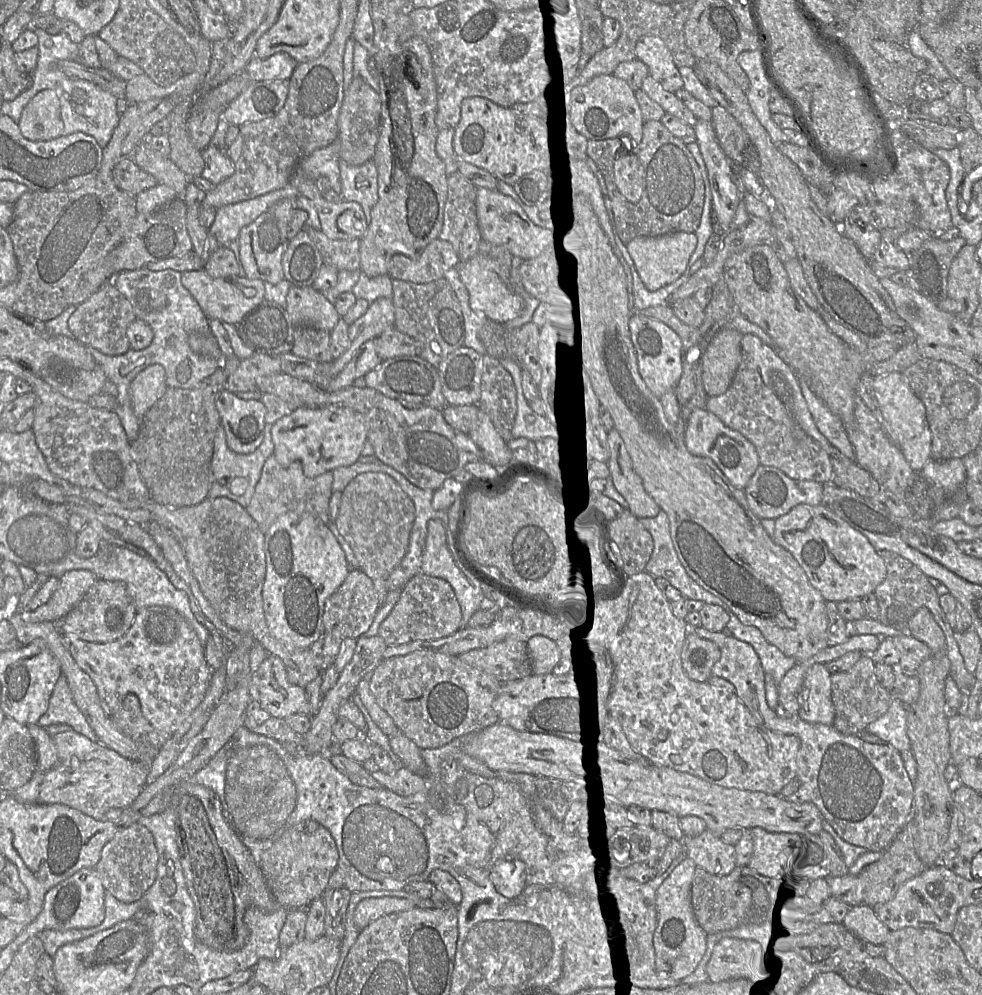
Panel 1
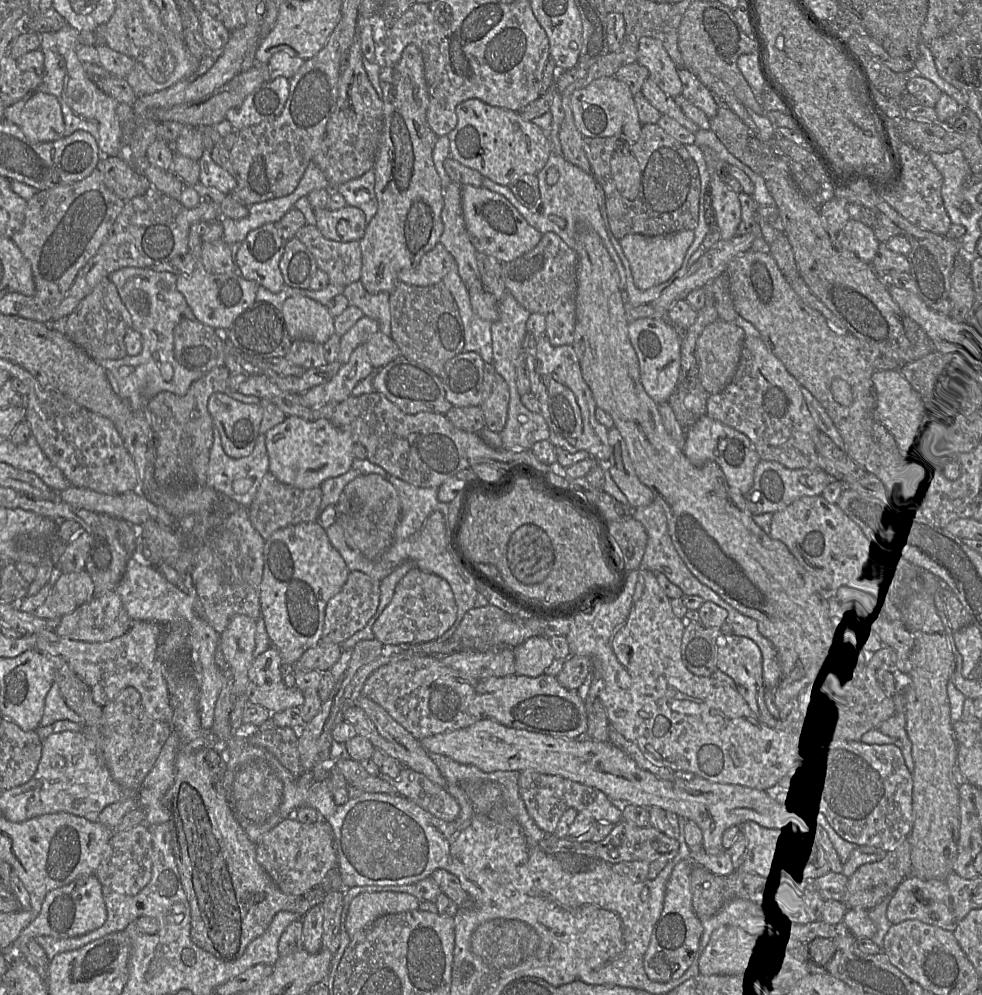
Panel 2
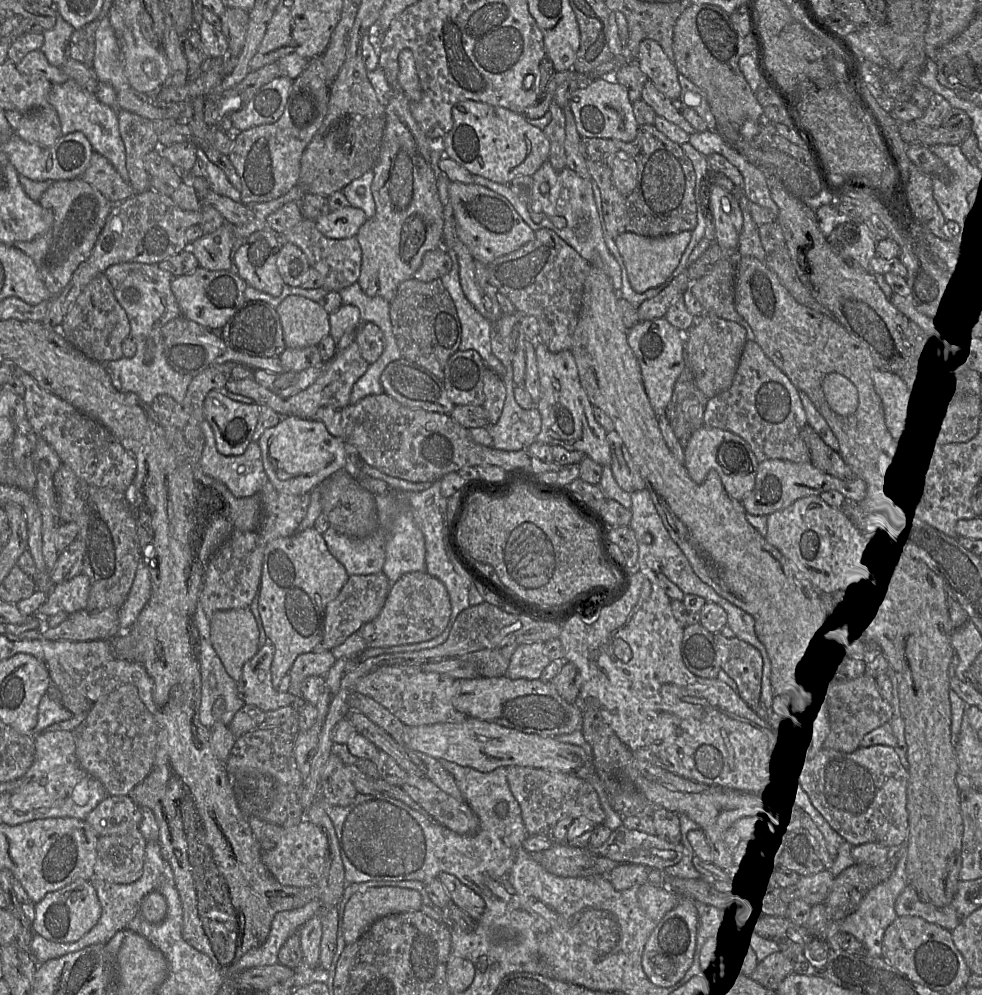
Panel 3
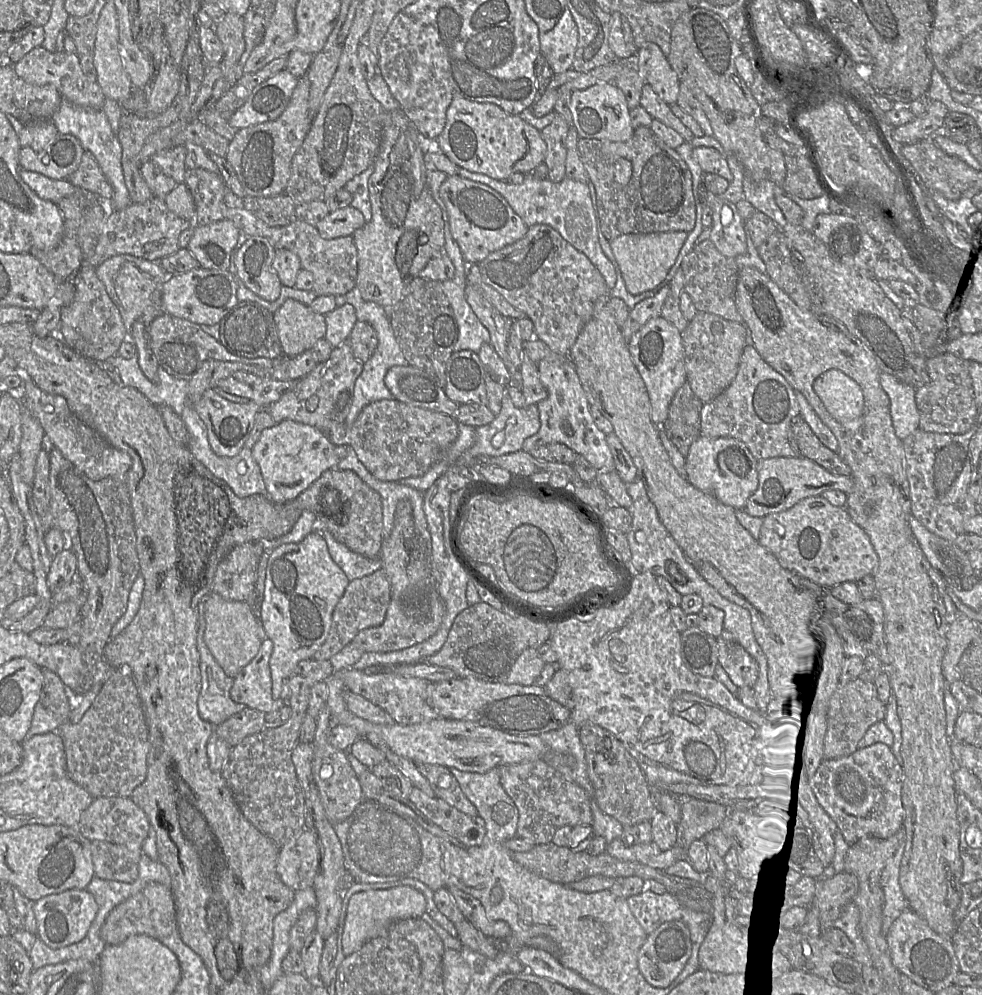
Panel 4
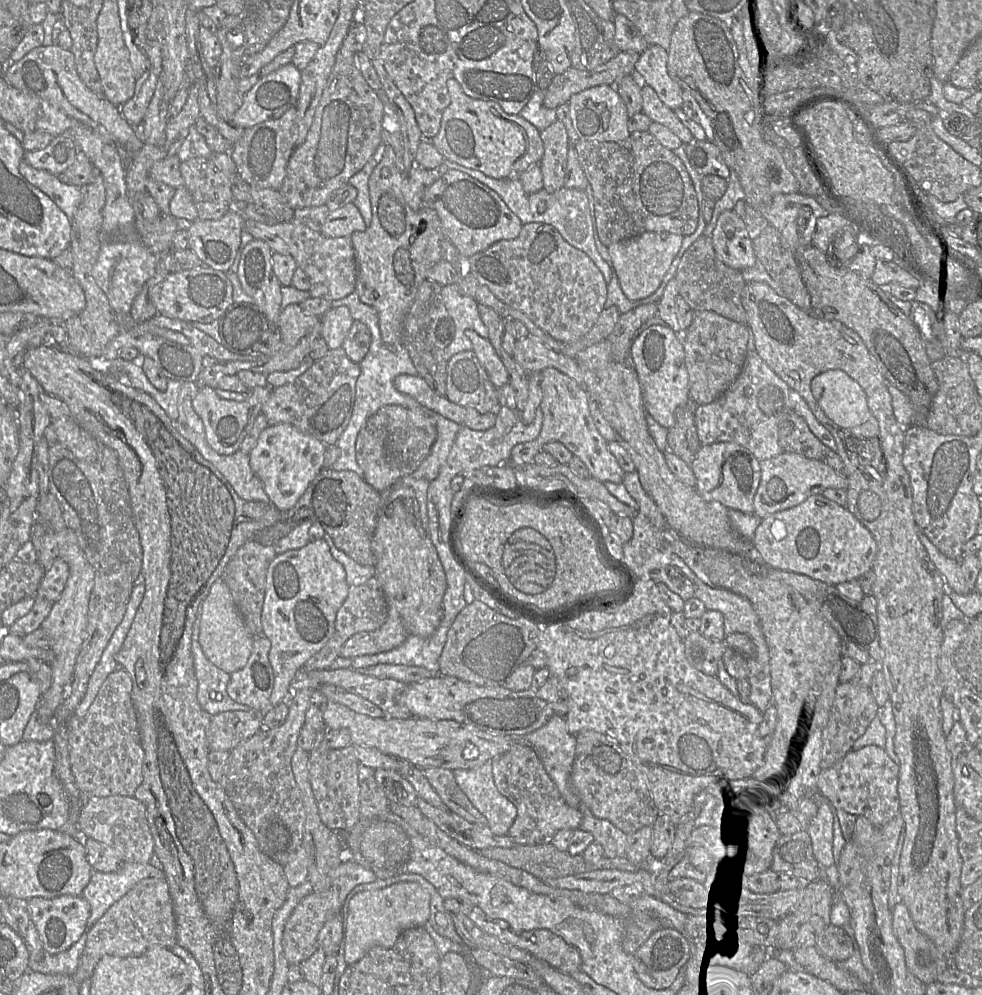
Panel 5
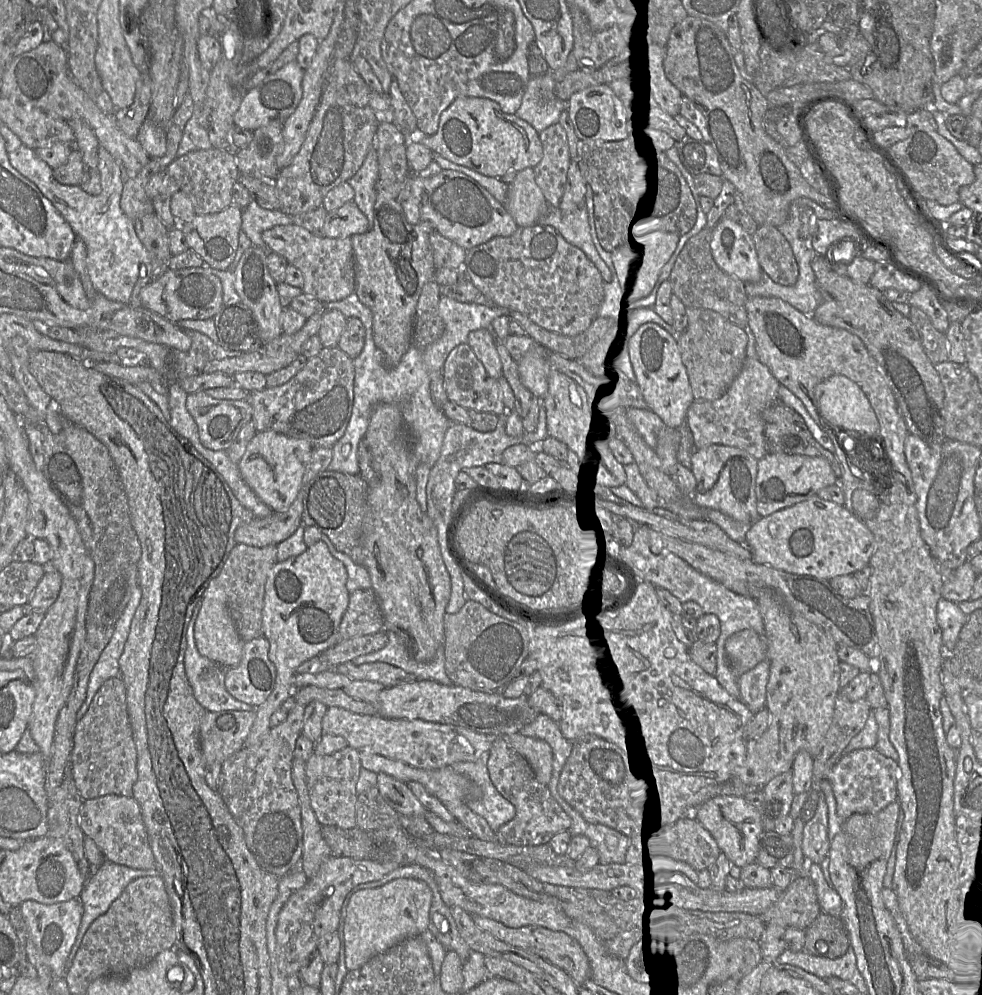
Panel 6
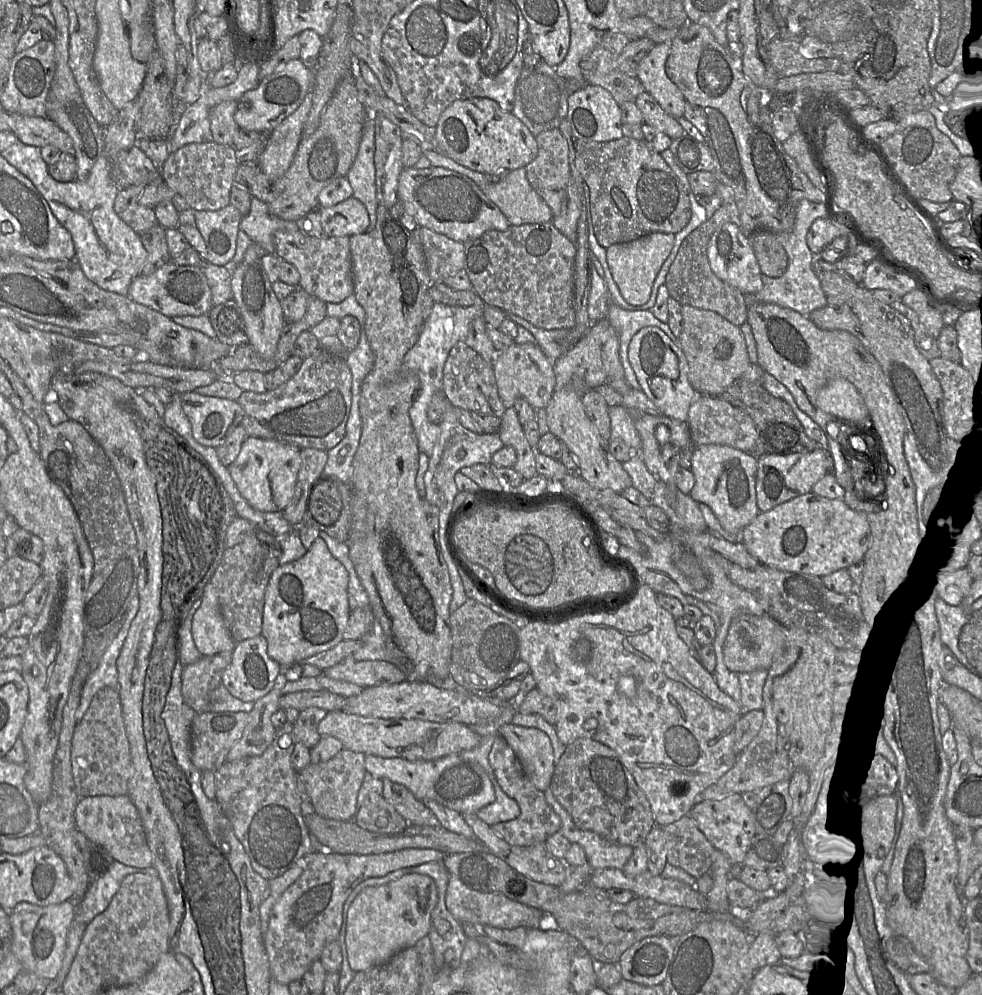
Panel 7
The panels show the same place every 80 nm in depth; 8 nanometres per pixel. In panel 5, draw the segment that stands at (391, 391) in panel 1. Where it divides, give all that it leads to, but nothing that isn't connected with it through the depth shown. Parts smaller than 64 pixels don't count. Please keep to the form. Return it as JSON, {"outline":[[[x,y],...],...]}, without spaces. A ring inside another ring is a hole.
{"outline":[[[400,374],[393,384],[399,392],[413,397],[423,407],[460,425],[463,424],[466,409],[449,401],[446,396],[438,395],[419,375]]]}

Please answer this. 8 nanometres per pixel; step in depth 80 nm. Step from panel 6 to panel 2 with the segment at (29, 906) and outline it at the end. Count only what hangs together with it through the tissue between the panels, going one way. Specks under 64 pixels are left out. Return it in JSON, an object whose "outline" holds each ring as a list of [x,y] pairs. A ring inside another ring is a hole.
{"outline":[[[95,874],[81,876],[67,885],[54,889],[45,896],[38,916],[19,935],[16,941],[4,952],[10,966],[11,959],[20,956],[20,948],[29,939],[38,936],[72,938],[92,932],[102,926],[107,918],[107,909],[102,894],[103,884]]]}

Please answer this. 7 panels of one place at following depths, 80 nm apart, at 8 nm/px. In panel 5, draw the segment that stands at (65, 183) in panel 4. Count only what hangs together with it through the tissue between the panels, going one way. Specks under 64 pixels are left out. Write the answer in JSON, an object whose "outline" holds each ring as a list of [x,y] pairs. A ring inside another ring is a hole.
{"outline":[[[24,160],[19,165],[19,172],[72,219],[82,201],[82,187],[65,184],[56,175],[46,170],[36,169]]]}

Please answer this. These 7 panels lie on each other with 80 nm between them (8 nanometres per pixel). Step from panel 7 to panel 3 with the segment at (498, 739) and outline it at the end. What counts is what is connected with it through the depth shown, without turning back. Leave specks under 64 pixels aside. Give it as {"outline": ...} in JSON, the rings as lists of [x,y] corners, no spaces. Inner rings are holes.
{"outline":[[[511,766],[506,769],[508,785],[519,803],[528,836],[553,838],[556,824],[566,817],[585,817],[596,825],[603,824],[605,813],[599,796],[587,781],[566,773],[540,768]]]}

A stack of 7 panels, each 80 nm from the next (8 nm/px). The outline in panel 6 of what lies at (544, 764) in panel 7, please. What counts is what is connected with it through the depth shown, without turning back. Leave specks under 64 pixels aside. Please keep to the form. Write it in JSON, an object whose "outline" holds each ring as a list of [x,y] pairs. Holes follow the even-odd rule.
{"outline":[[[514,733],[506,737],[509,744],[521,754],[533,769],[537,780],[548,785],[552,774],[553,752],[544,740]]]}

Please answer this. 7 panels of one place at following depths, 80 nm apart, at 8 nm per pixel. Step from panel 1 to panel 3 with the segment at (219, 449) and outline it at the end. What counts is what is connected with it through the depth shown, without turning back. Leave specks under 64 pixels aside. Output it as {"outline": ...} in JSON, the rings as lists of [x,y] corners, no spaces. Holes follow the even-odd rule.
{"outline":[[[206,419],[201,422],[201,430],[205,439],[204,448],[199,460],[202,472],[226,485],[235,497],[243,498],[259,494],[268,482],[268,477],[264,470],[258,441],[251,441],[242,455],[224,456],[216,448],[214,432]]]}

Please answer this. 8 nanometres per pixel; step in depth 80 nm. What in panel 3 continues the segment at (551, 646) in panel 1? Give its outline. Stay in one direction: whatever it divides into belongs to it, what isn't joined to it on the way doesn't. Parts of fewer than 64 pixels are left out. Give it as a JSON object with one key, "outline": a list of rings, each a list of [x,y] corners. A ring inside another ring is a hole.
{"outline":[[[545,642],[521,644],[512,654],[505,676],[510,679],[539,679],[550,662],[545,653]]]}

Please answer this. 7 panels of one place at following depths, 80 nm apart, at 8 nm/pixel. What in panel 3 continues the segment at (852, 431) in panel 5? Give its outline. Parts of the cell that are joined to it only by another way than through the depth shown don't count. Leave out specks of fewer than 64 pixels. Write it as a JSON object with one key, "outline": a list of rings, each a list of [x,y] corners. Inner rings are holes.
{"outline":[[[836,372],[825,376],[822,383],[825,398],[830,408],[837,414],[853,414],[859,403],[856,386],[845,376]]]}

